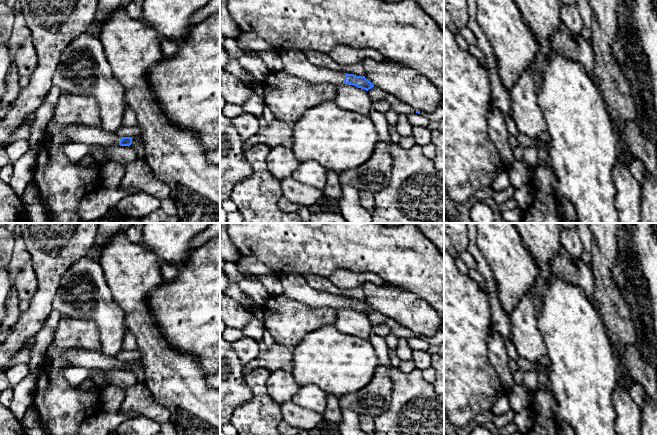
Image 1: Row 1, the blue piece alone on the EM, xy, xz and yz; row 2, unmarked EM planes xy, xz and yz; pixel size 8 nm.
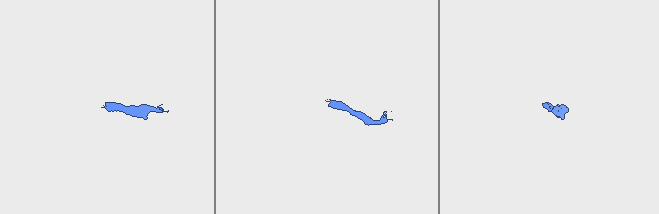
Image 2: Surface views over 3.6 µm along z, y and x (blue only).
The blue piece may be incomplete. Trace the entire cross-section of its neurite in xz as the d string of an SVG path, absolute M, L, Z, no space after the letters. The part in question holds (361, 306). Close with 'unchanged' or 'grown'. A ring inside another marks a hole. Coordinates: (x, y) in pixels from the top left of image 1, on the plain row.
M282 274L280 281L284 288L284 296L311 307L328 306L336 310L350 308L366 315L374 311L365 300L341 297L312 288L303 275Z; grown

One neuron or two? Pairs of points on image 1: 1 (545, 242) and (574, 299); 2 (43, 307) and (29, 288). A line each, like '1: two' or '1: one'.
1: two
2: two

